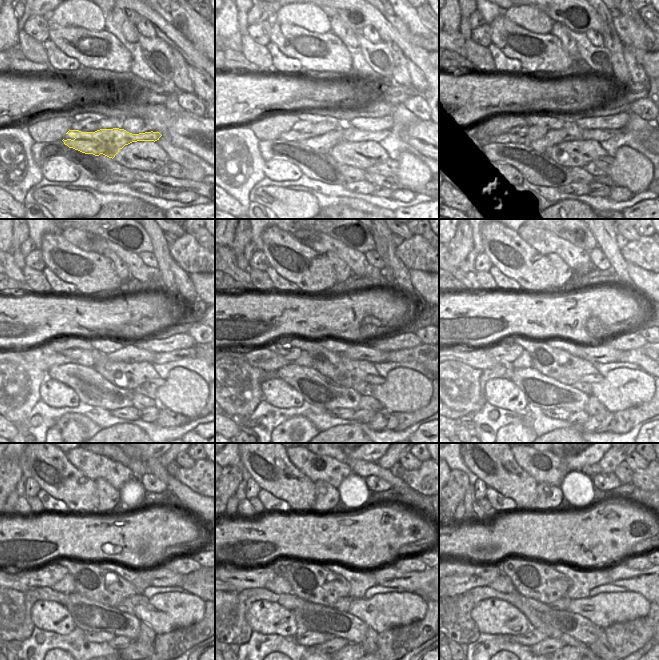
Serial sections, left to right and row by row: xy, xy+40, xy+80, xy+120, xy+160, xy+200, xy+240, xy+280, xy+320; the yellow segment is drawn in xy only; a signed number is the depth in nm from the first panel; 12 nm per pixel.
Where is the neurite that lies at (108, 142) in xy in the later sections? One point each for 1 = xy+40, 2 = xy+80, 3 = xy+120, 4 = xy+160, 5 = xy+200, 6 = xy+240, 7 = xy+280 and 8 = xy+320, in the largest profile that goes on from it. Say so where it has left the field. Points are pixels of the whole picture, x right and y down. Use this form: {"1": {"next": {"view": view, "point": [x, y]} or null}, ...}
{"1": {"next": {"view": "xy+40", "point": [322, 144]}}, "2": {"next": {"view": "xy+80", "point": [571, 132]}}, "3": {"next": {"view": "xy+120", "point": [130, 353]}}, "4": {"next": {"view": "xy+160", "point": [363, 352]}}, "5": {"next": {"view": "xy+200", "point": [602, 353]}}, "6": {"next": {"view": "xy+240", "point": [194, 582]}}, "7": {"next": {"view": "xy+280", "point": [414, 582]}}, "8": {"next": {"view": "xy+320", "point": [634, 580]}}}

